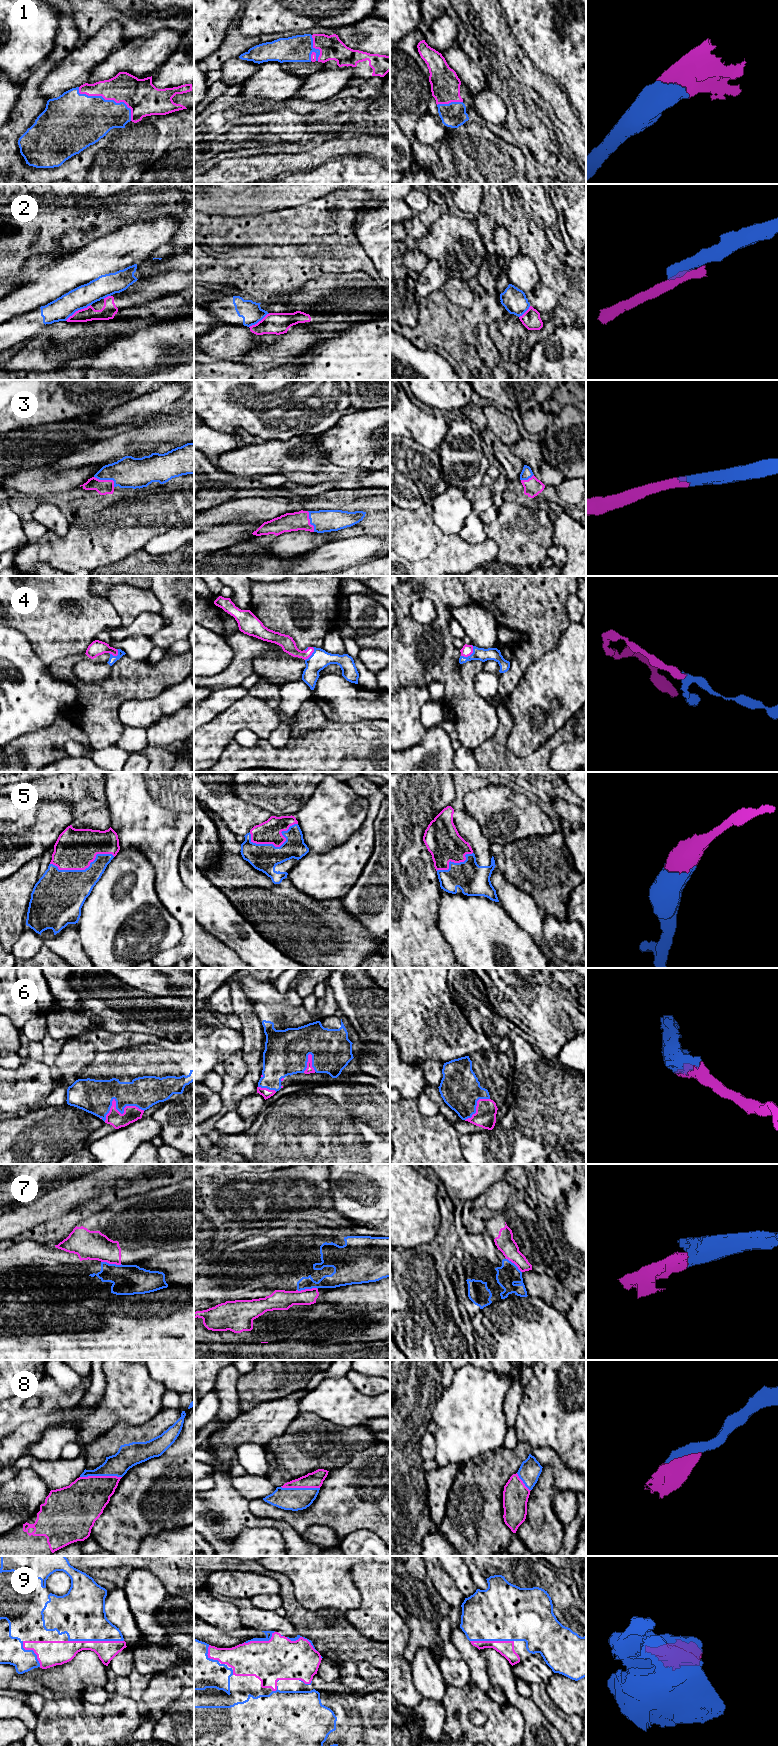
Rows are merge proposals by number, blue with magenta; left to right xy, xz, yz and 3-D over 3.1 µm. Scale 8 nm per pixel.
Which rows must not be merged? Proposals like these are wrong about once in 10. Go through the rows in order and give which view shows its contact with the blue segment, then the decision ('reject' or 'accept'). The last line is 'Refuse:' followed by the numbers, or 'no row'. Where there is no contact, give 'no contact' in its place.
1: xy | accept
2: xy | reject
3: xy | accept
4: yz | accept
5: xy | accept
6: xy | accept
7: xz | reject
8: xy | accept
9: xy | accept
Refuse: 2, 7

